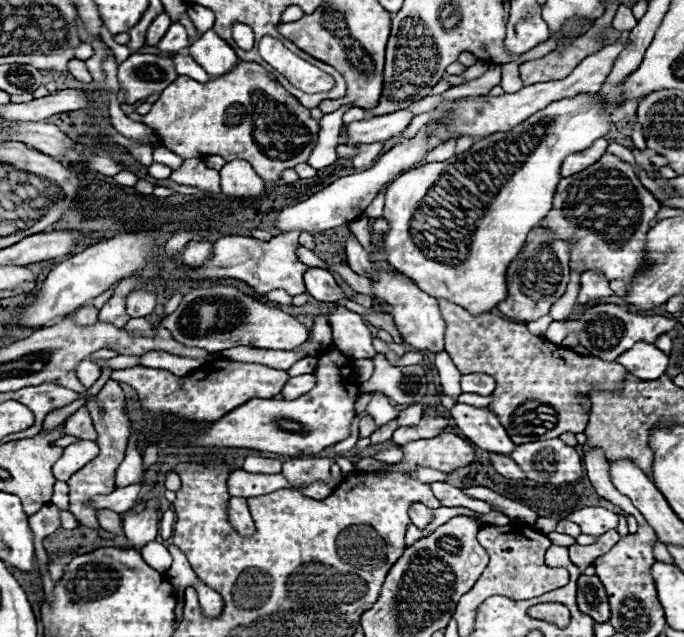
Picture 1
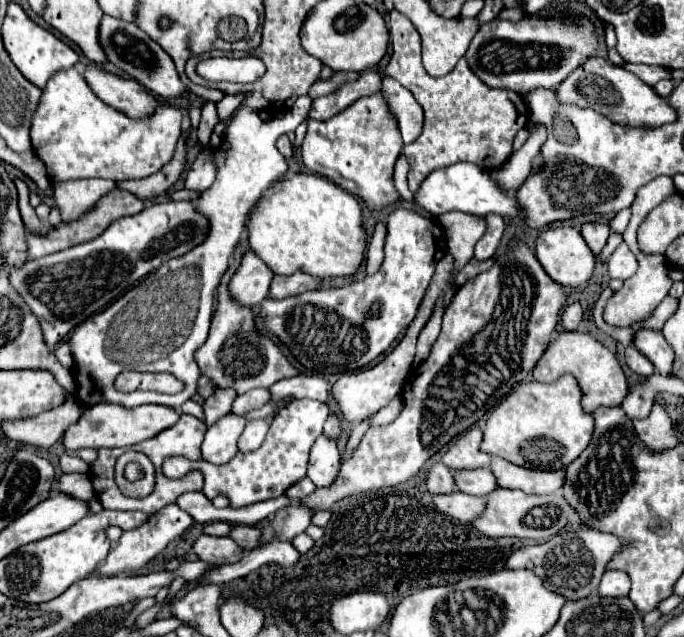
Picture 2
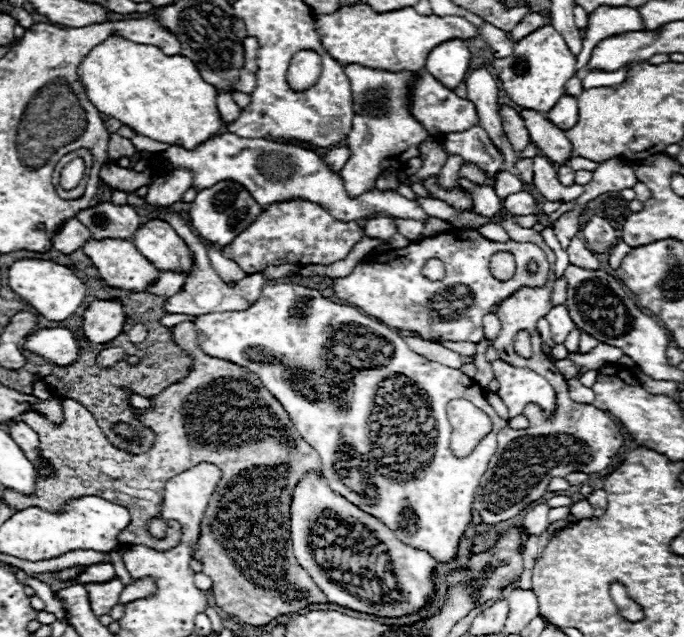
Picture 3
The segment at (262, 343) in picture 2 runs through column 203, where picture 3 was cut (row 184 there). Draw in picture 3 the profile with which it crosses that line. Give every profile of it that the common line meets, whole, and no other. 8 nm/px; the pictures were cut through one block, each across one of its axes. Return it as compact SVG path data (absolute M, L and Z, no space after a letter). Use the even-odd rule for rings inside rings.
M358 64L344 66L344 72L352 88L354 120L352 120L350 136L346 138L346 144L350 146L352 156L348 164L344 164L340 174L344 178L348 194L358 196L370 190L376 178L388 166L396 166L400 170L402 166L398 160L404 154L412 152L412 158L420 156L418 146L428 138L428 132L408 112L408 84L414 72L384 72L384 70L364 68Z

